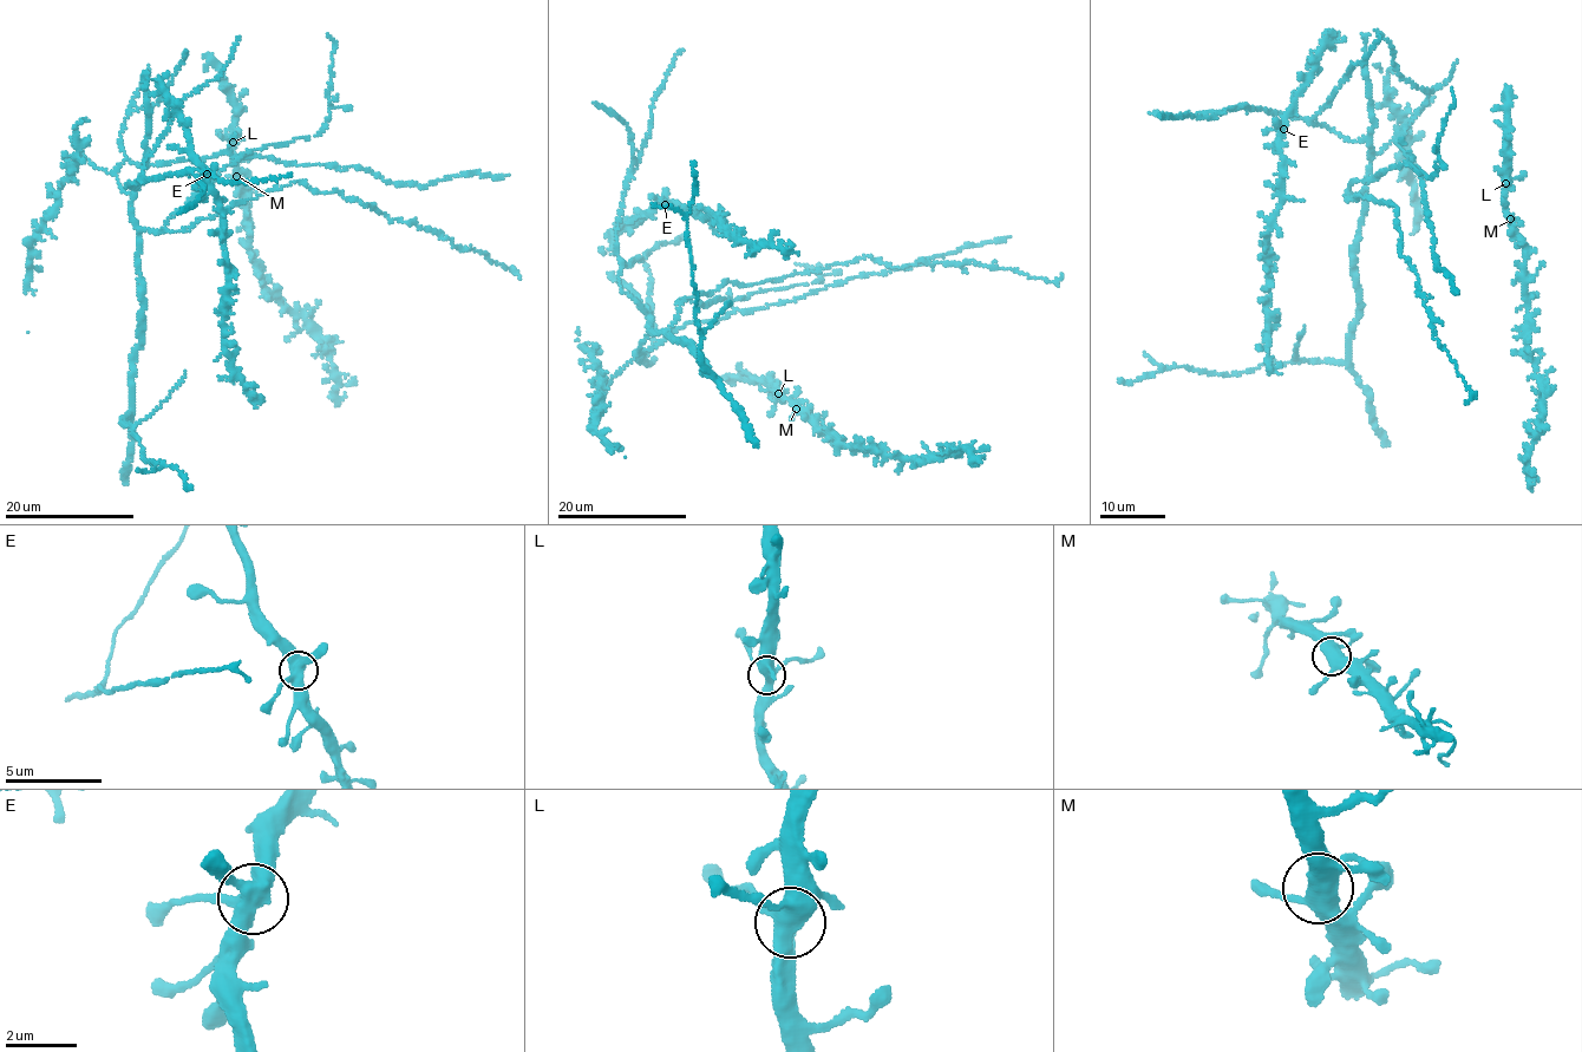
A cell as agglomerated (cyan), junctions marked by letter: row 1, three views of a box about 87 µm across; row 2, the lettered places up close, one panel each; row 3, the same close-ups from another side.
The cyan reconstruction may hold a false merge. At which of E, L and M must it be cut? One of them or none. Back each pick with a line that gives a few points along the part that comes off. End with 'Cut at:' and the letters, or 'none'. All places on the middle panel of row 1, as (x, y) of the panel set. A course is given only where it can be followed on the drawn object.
Cut at: none

